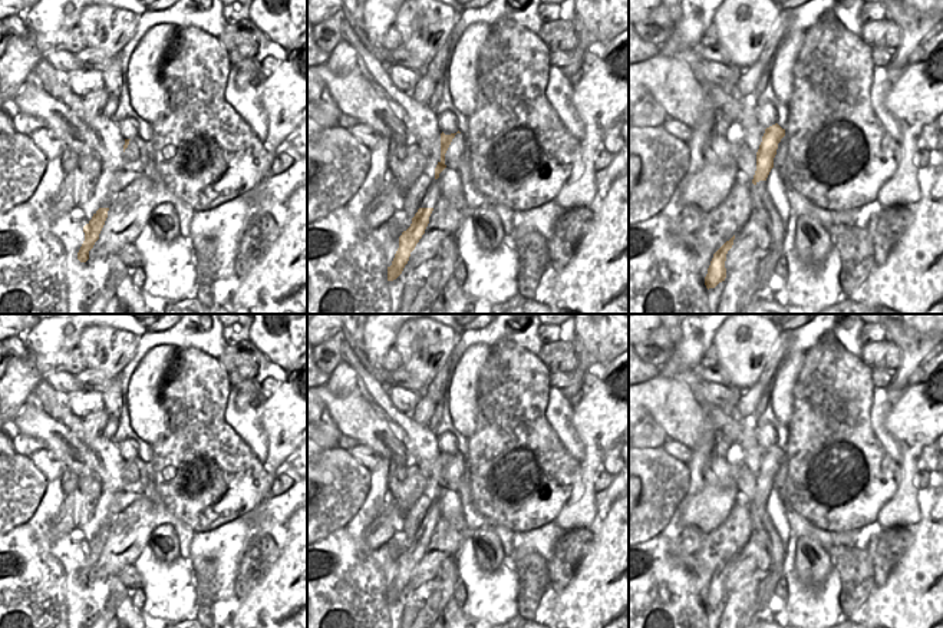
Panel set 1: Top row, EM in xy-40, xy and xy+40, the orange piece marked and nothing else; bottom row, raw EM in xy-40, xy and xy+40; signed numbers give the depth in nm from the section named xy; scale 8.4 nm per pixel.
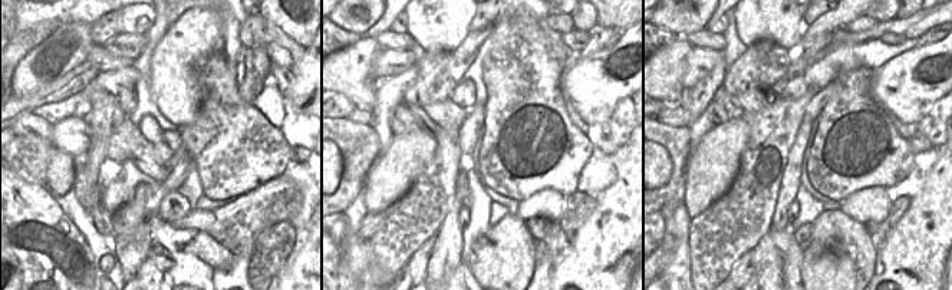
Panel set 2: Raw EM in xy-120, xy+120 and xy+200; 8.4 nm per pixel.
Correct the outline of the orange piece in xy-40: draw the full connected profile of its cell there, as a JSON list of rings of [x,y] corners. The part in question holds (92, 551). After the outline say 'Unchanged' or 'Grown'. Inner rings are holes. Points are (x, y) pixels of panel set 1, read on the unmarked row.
[[[99,529],[92,541],[83,548],[85,562],[78,574],[78,581],[86,584],[89,581],[89,572],[93,569],[95,563],[99,561],[99,555],[108,539],[109,529]]]. Unchanged.

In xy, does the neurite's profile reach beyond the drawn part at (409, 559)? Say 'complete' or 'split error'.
complete

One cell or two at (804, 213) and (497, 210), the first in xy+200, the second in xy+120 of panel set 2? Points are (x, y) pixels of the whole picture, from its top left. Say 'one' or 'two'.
two

